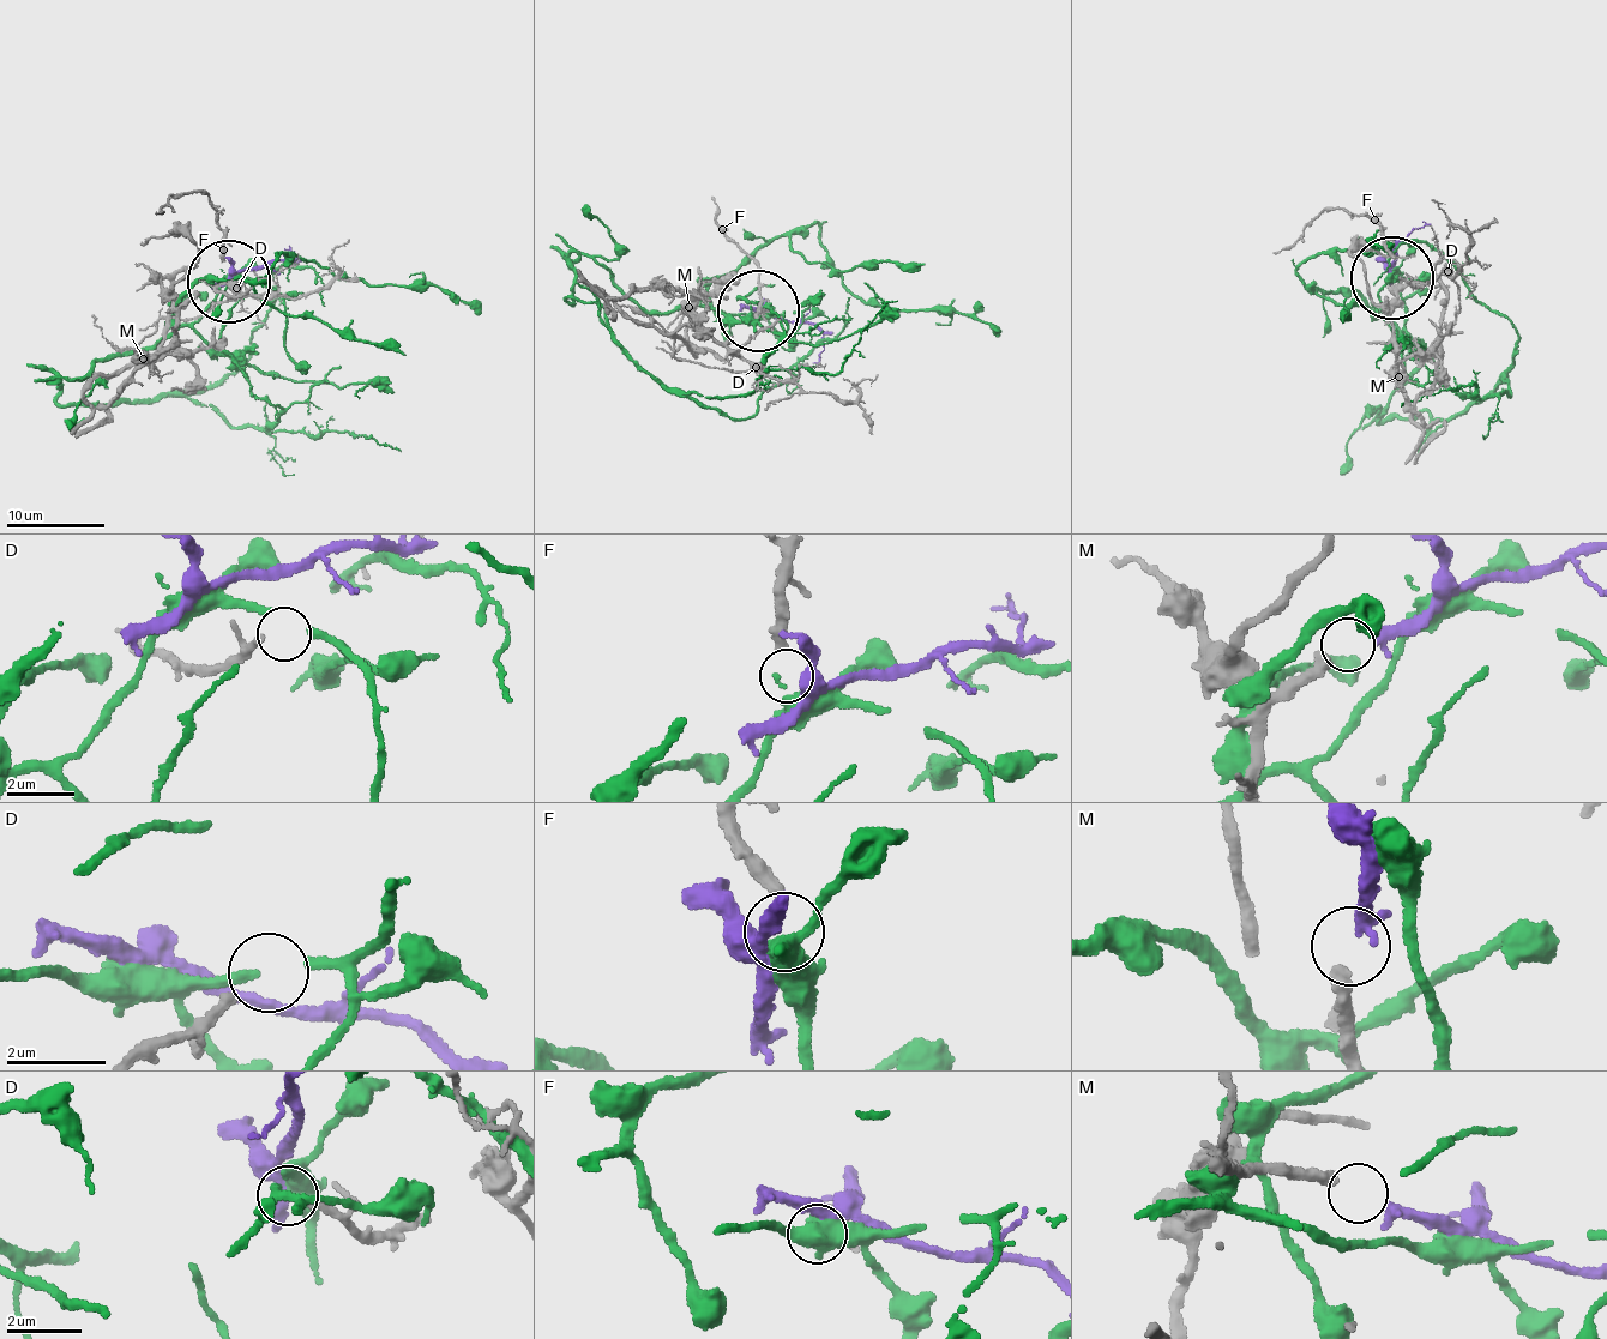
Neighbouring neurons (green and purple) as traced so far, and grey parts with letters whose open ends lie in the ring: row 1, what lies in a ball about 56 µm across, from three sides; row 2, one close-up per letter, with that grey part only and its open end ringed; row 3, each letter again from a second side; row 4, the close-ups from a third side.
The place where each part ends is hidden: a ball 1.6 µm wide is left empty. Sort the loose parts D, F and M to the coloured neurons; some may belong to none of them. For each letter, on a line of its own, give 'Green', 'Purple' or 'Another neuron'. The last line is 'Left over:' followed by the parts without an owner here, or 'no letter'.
D: Another neuron
F: Another neuron
M: Purple
Left over: D, F

